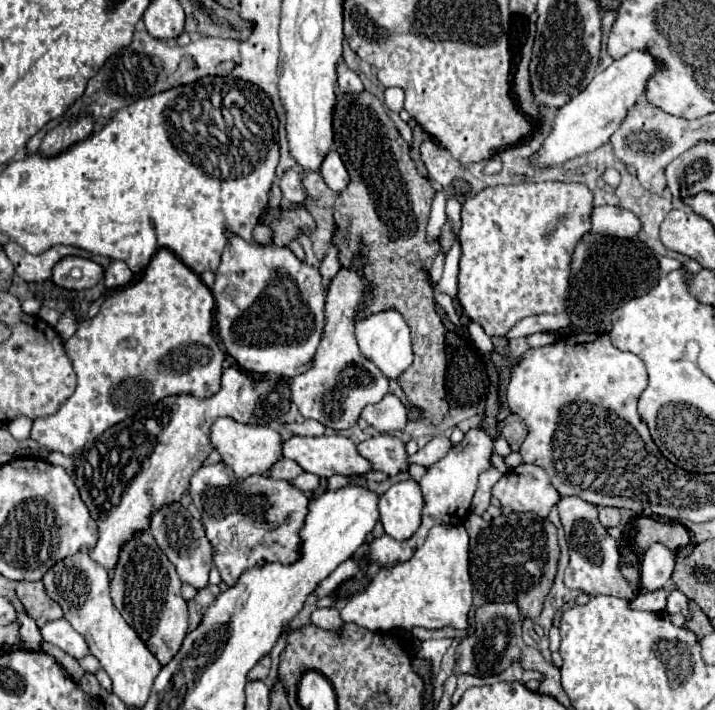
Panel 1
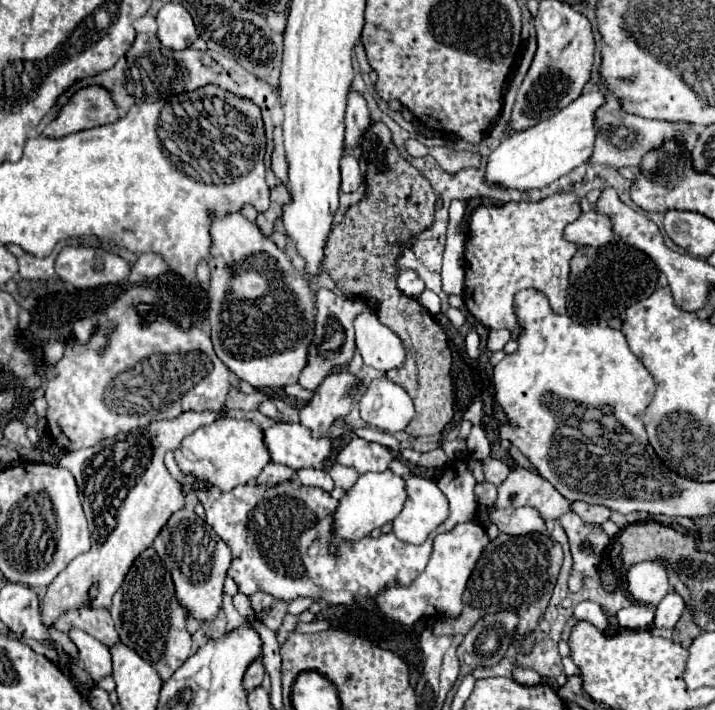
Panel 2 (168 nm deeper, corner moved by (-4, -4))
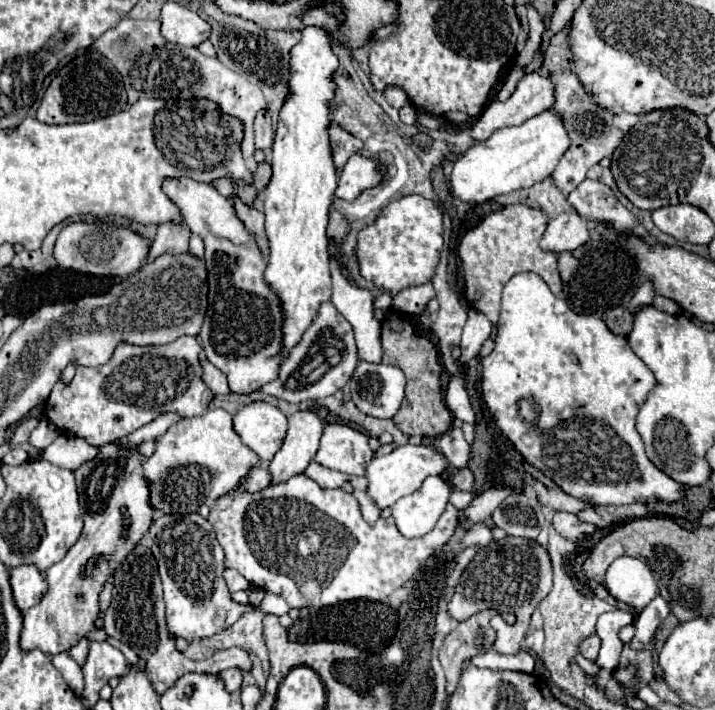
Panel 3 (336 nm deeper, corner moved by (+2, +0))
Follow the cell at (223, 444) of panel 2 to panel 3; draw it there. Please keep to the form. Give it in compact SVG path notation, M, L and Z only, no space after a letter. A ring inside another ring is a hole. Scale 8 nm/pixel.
M223 408L207 410L201 416L179 418L163 436L155 440L155 452L143 462L143 474L149 480L149 504L159 514L191 514L201 504L213 504L231 492L239 480L253 468L257 454L241 444L233 432L231 414Z

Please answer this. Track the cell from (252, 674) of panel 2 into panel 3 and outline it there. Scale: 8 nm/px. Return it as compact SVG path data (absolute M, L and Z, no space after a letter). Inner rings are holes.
M239 668L223 670L219 676L221 676L221 680L223 680L223 684L225 684L225 688L229 692L235 692L235 690L241 688L241 670Z

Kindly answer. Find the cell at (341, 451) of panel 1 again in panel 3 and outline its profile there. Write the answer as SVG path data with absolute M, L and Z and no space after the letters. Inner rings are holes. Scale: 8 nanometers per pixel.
M257 400L249 402L233 416L233 428L241 442L249 446L261 458L261 464L267 464L287 432L287 418L279 408Z

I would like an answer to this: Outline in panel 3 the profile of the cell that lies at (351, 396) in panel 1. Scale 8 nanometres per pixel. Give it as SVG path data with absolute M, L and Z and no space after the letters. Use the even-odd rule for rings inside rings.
M297 412L289 418L287 436L279 452L269 462L271 484L287 482L291 476L301 474L319 448L323 422L313 412Z

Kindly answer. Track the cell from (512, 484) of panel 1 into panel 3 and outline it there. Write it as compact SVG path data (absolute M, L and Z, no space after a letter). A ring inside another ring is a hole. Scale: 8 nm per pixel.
M491 488L487 492L483 492L481 496L473 498L471 506L465 510L465 518L469 522L483 522L485 518L489 518L493 514L493 510L501 504L503 498L507 498L511 494L511 488Z

